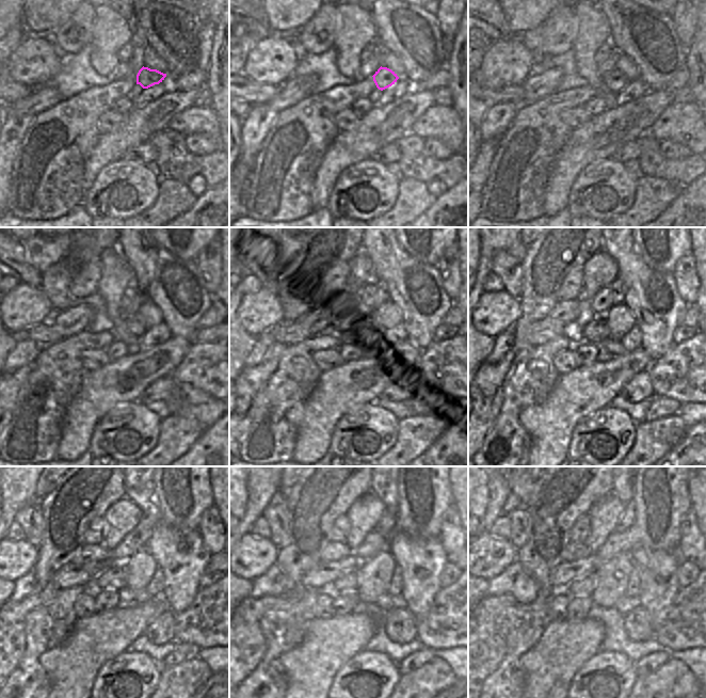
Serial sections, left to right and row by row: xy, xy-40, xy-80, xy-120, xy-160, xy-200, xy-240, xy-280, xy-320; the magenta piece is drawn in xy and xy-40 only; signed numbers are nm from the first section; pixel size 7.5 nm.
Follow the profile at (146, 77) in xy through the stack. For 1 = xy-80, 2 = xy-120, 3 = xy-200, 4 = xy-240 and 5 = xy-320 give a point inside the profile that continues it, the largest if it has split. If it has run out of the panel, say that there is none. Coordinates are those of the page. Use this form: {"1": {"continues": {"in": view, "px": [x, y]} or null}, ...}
{"1": {"continues": {"in": "xy-80", "px": [615, 81]}}, "2": {"continues": {"in": "xy-120", "px": [129, 330]}}, "3": {"continues": {"in": "xy-200", "px": [596, 332]}}, "4": {"continues": {"in": "xy-240", "px": [114, 577]}}, "5": {"continues": {"in": "xy-320", "px": [583, 586]}}}

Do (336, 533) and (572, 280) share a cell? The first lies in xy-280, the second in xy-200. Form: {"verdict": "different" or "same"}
{"verdict": "same"}

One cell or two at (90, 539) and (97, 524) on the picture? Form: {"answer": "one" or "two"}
{"answer": "one"}

